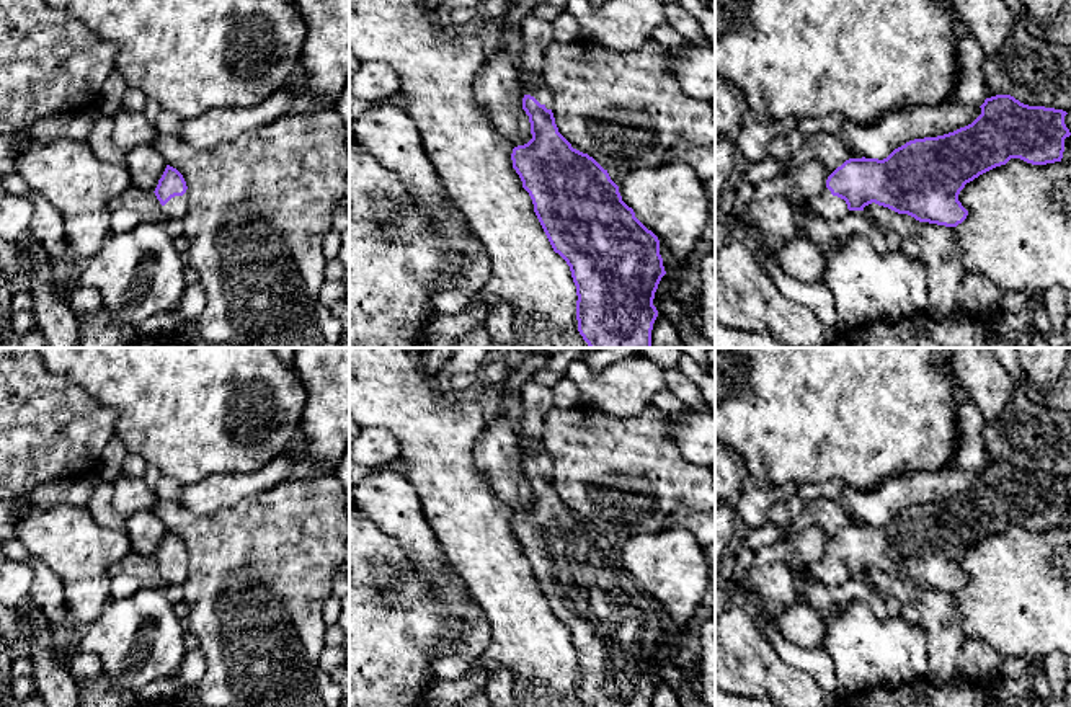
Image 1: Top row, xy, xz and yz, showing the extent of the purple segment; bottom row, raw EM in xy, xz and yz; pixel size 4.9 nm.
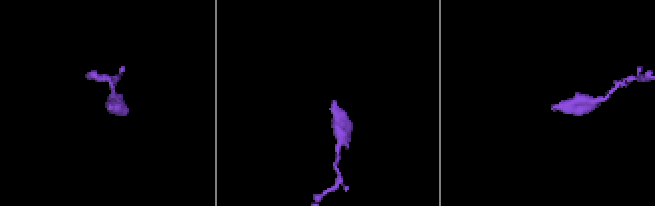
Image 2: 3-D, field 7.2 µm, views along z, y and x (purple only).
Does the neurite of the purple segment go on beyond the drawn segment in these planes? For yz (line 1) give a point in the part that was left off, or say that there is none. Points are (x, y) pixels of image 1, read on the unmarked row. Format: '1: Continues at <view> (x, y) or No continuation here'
1: Continues at yz (828, 572)

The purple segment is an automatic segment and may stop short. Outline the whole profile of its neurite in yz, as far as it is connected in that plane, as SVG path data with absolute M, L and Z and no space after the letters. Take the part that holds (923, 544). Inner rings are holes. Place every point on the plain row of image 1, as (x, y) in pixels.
M1011 460L986 464L980 474L981 480L971 490L944 501L909 506L883 526L846 526L828 542L824 557L808 565L810 573L820 583L836 588L849 576L864 576L875 568L919 588L957 593L968 581L958 567L967 549L1011 524L1032 531L1061 527L1064 505L1071 501L1064 490L1066 477L1029 472Z

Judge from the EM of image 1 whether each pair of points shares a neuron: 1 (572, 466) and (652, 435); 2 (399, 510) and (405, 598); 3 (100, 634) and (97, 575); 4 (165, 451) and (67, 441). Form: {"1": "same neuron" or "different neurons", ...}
{"1": "same neuron", "2": "different neurons", "3": "different neurons", "4": "different neurons"}

